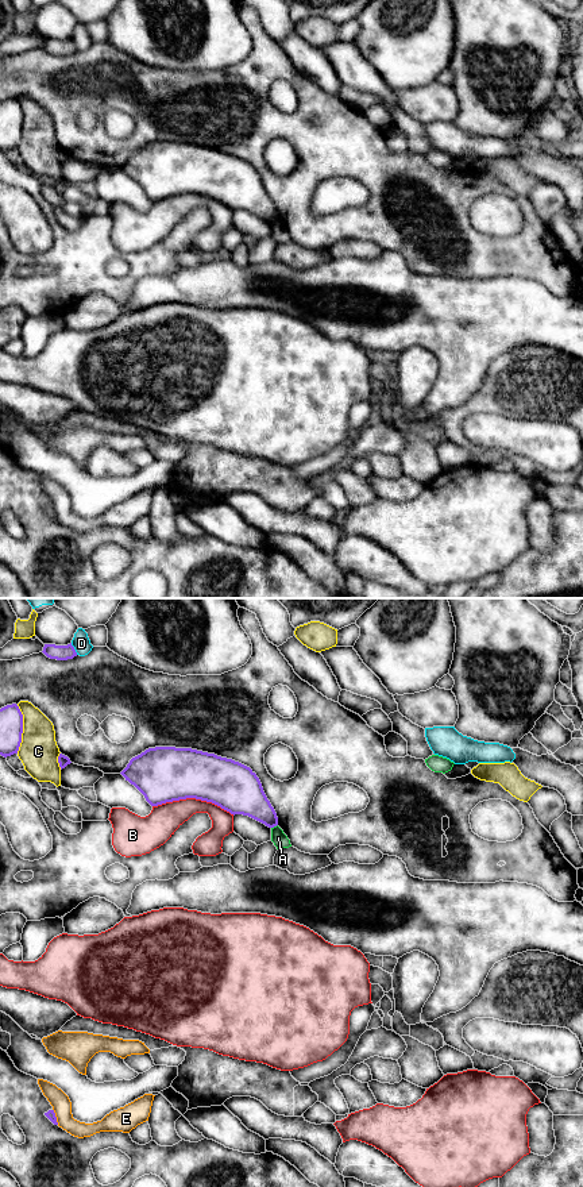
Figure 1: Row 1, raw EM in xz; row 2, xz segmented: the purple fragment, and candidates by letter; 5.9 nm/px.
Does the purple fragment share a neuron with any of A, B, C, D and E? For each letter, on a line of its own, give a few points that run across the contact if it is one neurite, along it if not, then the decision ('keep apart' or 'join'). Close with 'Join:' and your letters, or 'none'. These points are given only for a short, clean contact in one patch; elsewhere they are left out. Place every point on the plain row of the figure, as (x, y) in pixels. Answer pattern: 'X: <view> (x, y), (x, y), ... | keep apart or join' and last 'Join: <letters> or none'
A: xz (277, 219), (271, 223) | keep apart
B: keep apart
C: keep apart
D: keep apart
E: keep apart
Join: none

